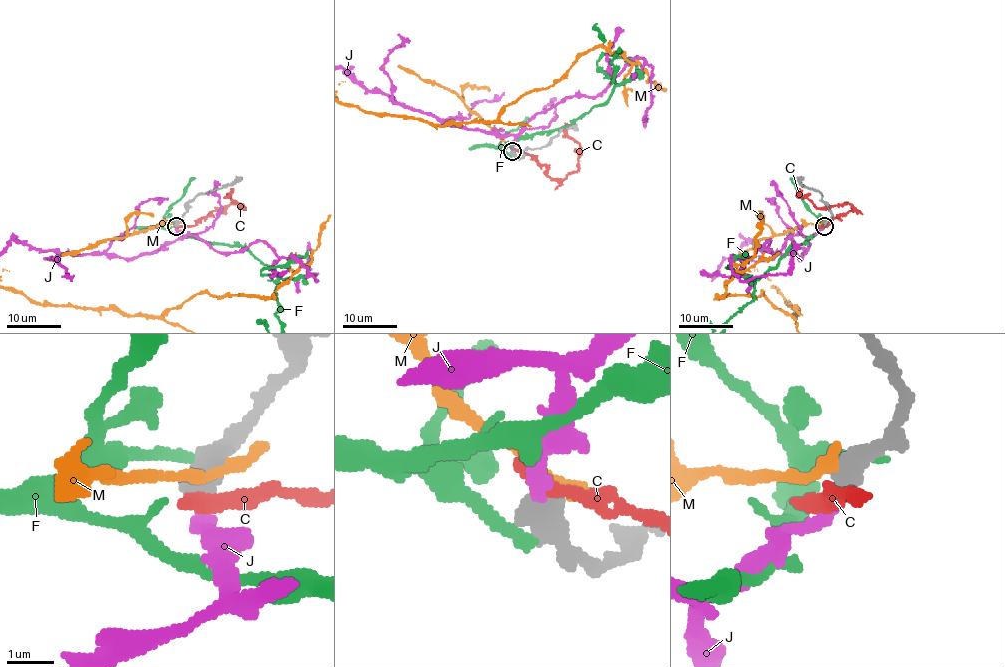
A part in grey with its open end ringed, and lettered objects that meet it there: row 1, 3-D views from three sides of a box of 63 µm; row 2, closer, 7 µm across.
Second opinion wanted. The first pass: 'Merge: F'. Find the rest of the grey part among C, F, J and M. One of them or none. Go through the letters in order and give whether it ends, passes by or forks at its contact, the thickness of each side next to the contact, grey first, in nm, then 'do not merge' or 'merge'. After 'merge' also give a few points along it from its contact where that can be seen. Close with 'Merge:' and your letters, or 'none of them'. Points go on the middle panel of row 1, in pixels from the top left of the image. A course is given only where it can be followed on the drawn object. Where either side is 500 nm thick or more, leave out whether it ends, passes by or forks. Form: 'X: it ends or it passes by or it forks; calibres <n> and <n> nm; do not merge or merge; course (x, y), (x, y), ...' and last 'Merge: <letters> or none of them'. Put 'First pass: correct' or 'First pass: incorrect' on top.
First pass: incorrect
C: calibres 550 and 440 nm; do not merge
F: calibres 600 and 260 nm; do not merge
J: calibres 550 and 320 nm; merge
M: calibres 600 and 320 nm; do not merge
Merge: J

